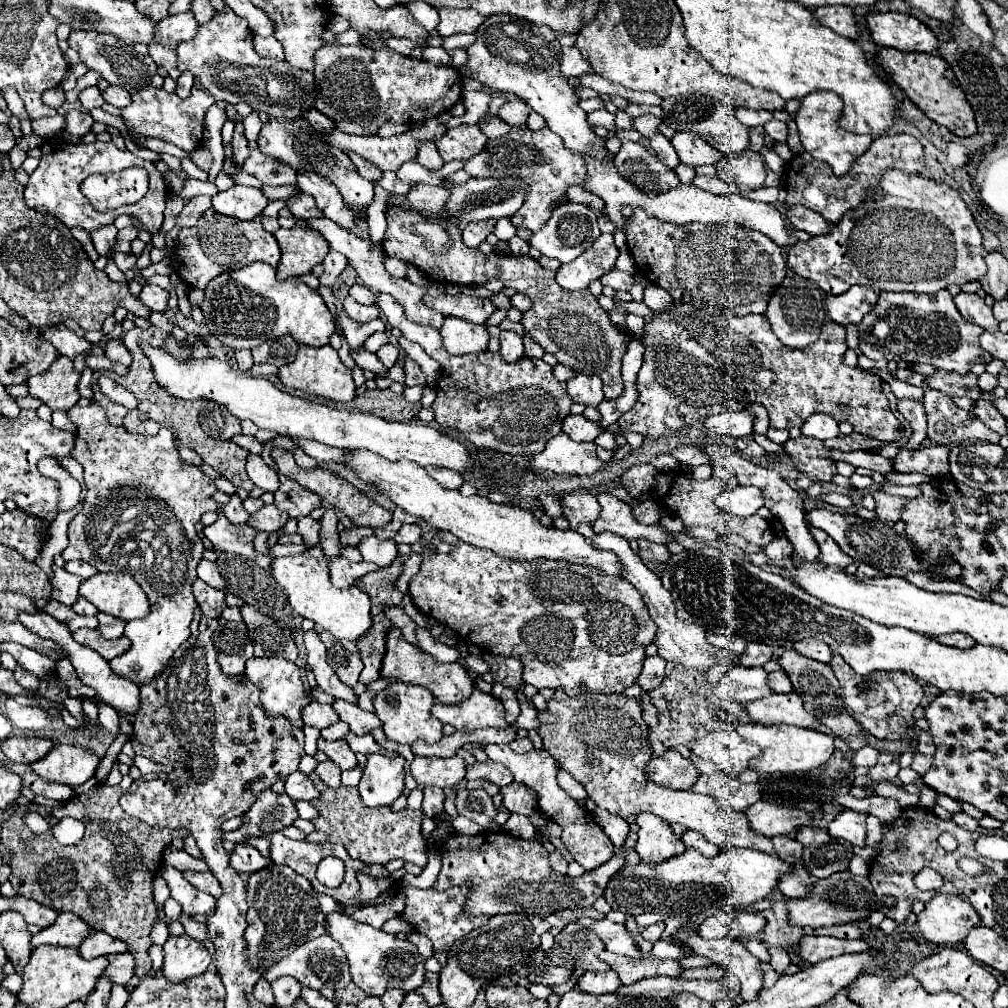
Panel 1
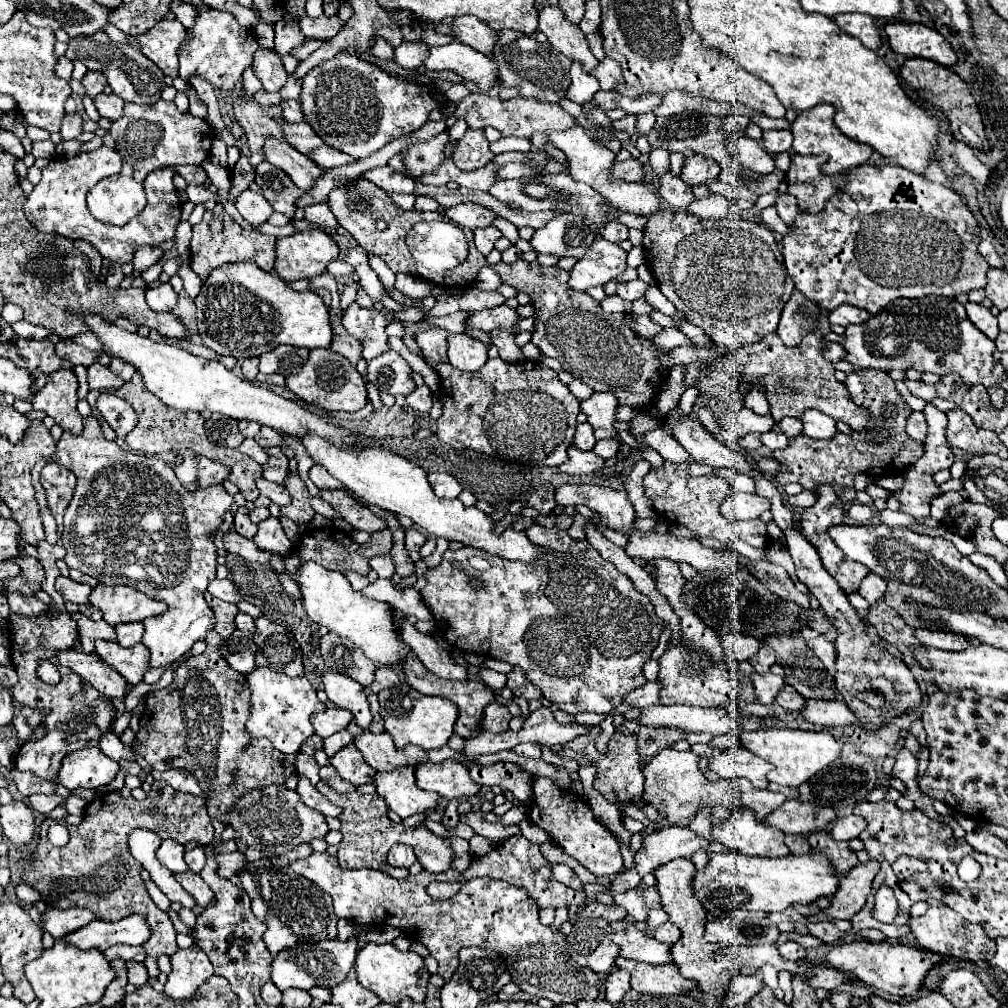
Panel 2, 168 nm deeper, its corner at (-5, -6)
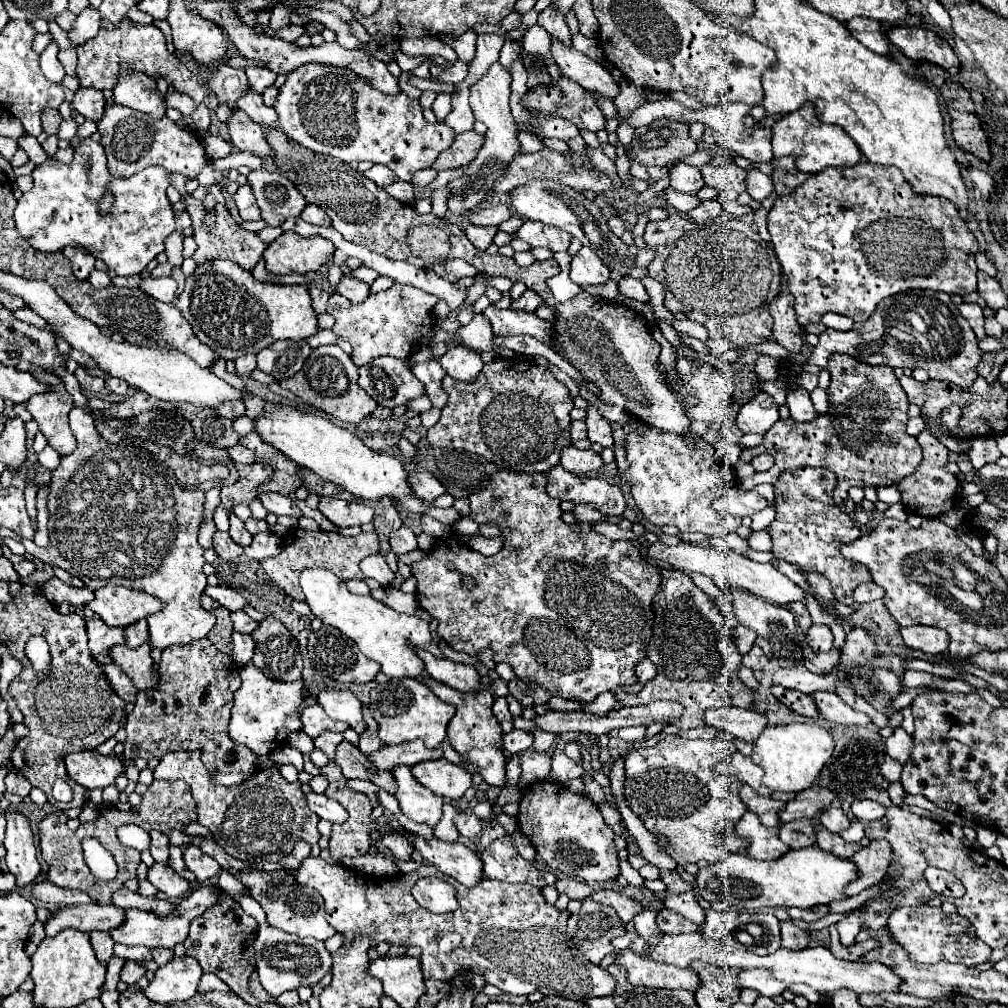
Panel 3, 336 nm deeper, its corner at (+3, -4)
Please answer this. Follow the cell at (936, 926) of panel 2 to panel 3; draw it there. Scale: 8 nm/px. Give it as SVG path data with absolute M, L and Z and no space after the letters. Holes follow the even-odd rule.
M930 904L902 906L894 910L894 914L890 914L888 922L890 922L888 930L892 934L892 940L900 944L914 962L936 964L940 960L948 960L948 962L960 962L966 966L978 966L986 962L992 954L990 946L986 946L974 934L974 926L970 926L970 922L964 916L946 914L942 908L934 908Z

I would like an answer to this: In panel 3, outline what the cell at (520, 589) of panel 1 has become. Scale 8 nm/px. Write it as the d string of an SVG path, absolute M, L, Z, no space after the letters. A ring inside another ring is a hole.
M500 470L496 474L490 476L490 482L486 488L476 490L468 496L470 502L470 518L476 524L496 524L500 526L500 536L504 538L504 546L498 554L494 556L482 556L480 552L472 550L470 546L466 546L464 542L460 542L460 538L456 534L446 534L442 538L436 538L432 550L420 558L418 562L412 564L412 574L418 580L418 588L416 588L416 600L418 604L432 616L438 618L438 634L446 640L446 644L456 650L456 652L466 652L470 656L478 656L480 650L494 650L494 662L506 662L514 668L518 678L528 678L528 680L536 680L538 684L542 684L544 688L556 692L558 696L570 700L570 698L578 698L580 702L594 702L594 698L610 688L618 688L618 686L626 686L626 684L636 684L636 674L634 668L640 660L646 658L646 646L652 638L652 598L656 596L656 592L660 590L660 570L656 566L650 566L646 562L642 562L642 554L636 546L632 546L632 542L628 540L606 540L604 536L596 534L590 524L566 524L562 520L562 508L560 502L550 498L546 494L546 474L516 474L516 472L506 472ZM462 576L470 576L474 580L474 584L468 588L466 584L462 584Z

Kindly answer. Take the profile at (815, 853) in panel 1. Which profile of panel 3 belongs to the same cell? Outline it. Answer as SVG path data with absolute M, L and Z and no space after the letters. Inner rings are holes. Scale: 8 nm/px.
M818 830L816 836L818 836L816 844L822 850L828 850L828 852L840 856L840 858L852 858L852 854L862 848L860 842L846 842L846 840L840 838L840 834L830 832L830 830Z

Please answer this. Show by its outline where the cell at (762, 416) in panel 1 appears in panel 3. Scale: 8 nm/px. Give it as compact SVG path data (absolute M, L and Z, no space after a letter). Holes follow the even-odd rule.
M760 356L756 362L756 376L762 380L774 380L778 376L778 360L772 356Z

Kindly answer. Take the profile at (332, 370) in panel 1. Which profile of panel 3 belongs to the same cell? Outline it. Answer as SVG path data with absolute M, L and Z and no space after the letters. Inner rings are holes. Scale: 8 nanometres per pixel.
M322 346L322 348L312 350L312 354L304 362L302 370L294 378L282 380L280 386L290 390L292 394L296 394L298 398L302 398L306 404L310 404L342 422L348 422L348 424L360 424L378 406L374 402L374 398L370 398L358 386L358 366L338 346Z

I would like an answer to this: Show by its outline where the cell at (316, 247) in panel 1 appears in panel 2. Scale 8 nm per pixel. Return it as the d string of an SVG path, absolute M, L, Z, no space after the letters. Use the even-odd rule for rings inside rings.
M320 230L296 232L296 234L280 238L276 242L276 272L284 282L294 282L300 278L314 278L314 276L326 272L328 262L332 262L338 256L338 252L340 250L338 250L336 242Z

